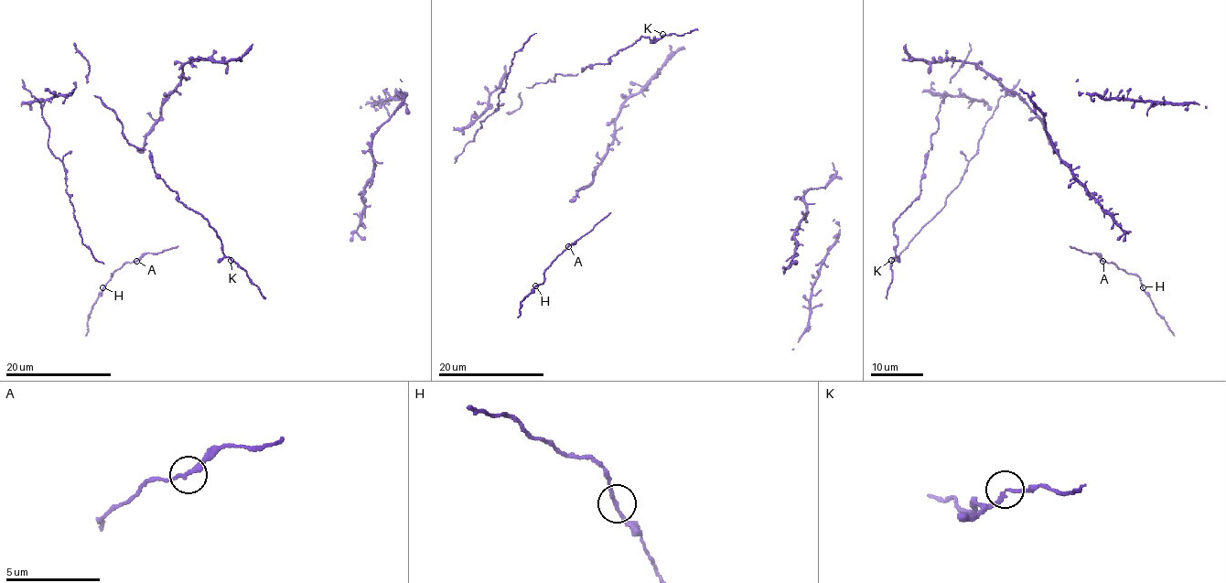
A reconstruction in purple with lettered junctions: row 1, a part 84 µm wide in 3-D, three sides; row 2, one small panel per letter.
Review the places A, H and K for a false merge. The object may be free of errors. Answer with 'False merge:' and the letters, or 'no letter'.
False merge: no letter

